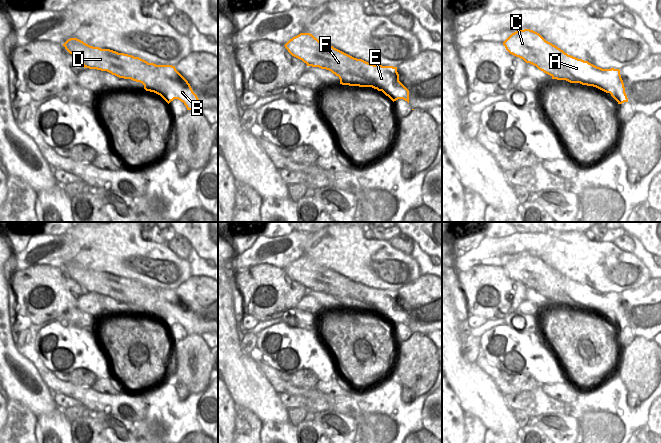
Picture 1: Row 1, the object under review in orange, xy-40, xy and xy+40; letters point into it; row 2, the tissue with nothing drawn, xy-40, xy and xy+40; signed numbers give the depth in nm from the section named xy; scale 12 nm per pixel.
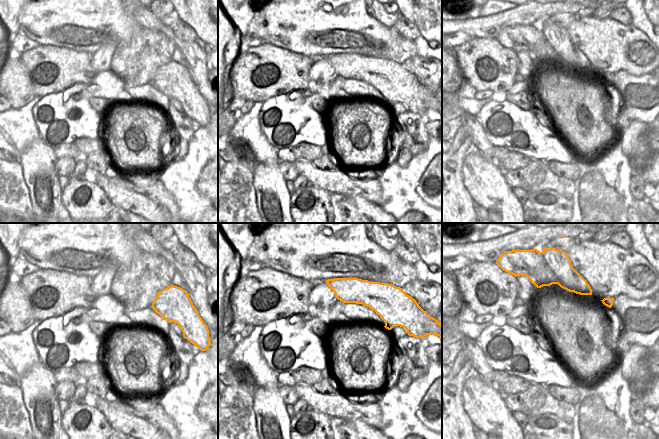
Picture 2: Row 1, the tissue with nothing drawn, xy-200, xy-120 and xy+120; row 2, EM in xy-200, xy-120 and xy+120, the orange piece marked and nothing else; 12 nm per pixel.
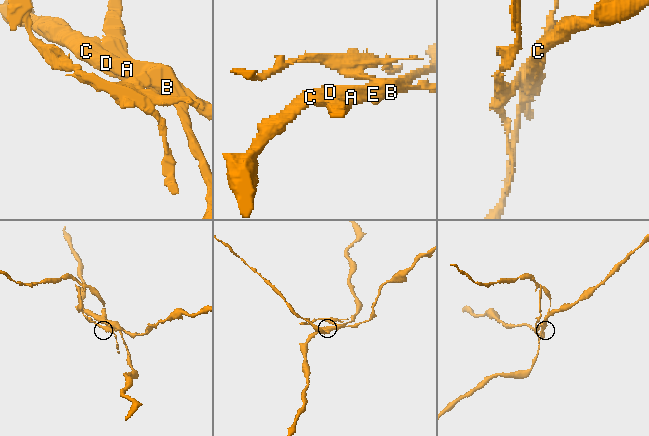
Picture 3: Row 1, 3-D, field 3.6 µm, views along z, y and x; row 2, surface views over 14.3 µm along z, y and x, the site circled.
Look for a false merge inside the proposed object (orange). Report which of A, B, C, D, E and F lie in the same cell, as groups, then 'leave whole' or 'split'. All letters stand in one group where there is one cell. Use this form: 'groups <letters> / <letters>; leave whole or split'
groups A / B C D E F; split

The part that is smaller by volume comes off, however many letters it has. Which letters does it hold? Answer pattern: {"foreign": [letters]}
{"foreign": ["A"]}

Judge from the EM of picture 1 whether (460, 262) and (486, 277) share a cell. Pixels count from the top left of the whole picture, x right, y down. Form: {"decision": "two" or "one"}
{"decision": "two"}

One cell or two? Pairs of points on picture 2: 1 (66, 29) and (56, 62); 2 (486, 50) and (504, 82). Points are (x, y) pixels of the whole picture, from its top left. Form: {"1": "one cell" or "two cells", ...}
{"1": "two cells", "2": "one cell"}

